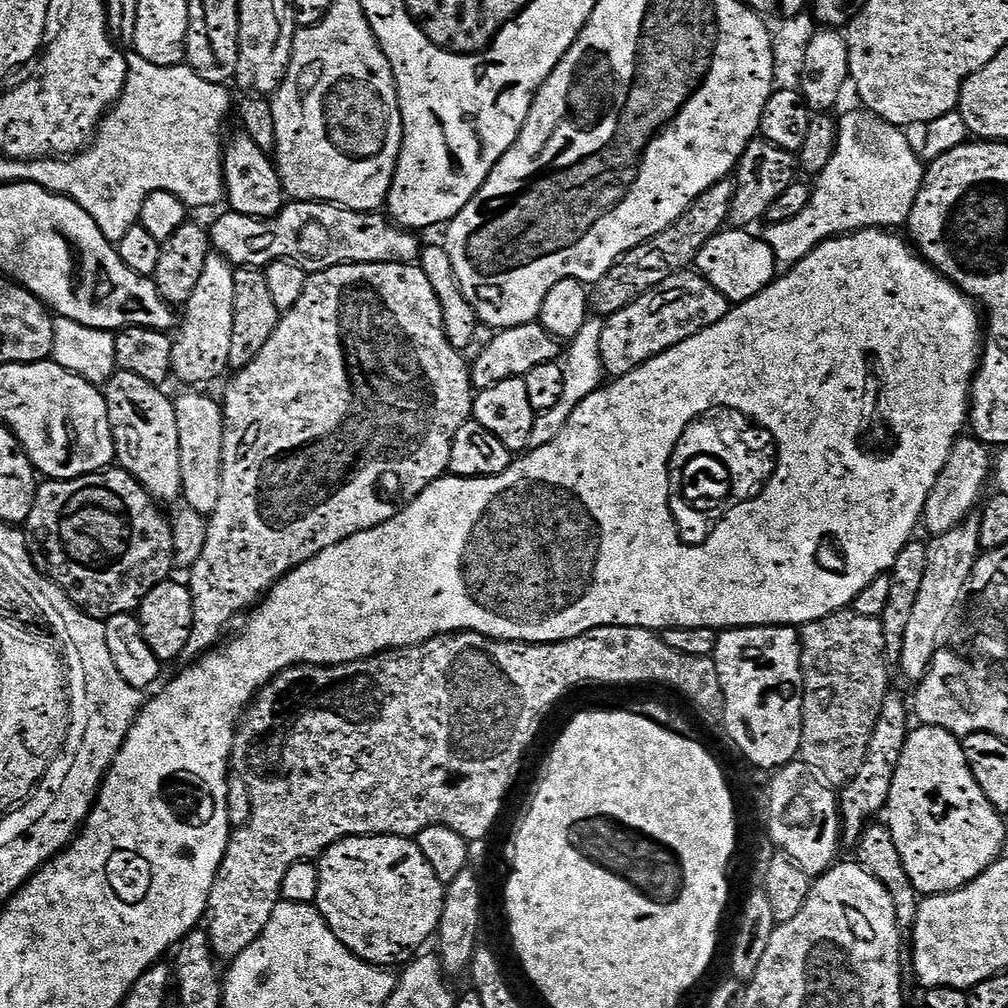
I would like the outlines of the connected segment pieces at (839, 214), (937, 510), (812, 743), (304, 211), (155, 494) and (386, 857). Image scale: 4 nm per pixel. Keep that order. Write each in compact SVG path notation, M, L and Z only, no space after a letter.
M865 108L850 110L837 117L836 147L825 168L817 175L810 202L805 210L788 222L771 224L762 234L775 252L777 269L785 272L793 268L824 240L859 232L864 228L894 230L903 227L917 200L926 171L925 163L908 143L899 125L886 122L881 116Z
M972 434L961 435L960 439L954 442L950 458L946 458L946 466L942 466L938 482L934 482L934 490L930 490L926 498L922 524L923 527L928 527L929 537L941 536L954 530L954 526L969 519L977 511L982 500L980 495L983 494L988 480L990 484L990 477L994 472L994 456L988 452L991 452L989 445L977 440Z
M851 610L832 612L826 618L803 625L800 634L800 665L804 675L804 713L802 714L802 742L799 759L822 783L839 790L858 774L868 753L882 702L890 695L886 658L886 638L883 623L877 618L862 618Z
M288 202L277 216L259 220L246 214L225 211L225 216L210 224L210 244L236 268L265 269L275 260L293 260L311 274L339 264L411 264L419 261L422 243L415 231L401 228L380 212L355 212L339 204Z
M121 372L112 373L102 391L108 403L110 426L114 434L116 447L115 463L131 474L140 485L147 489L151 499L157 502L164 500L181 499L180 487L182 486L182 466L178 458L178 418L176 417L175 403L157 385L146 382L146 378L138 378L138 374Z
M348 836L327 848L319 857L320 881L315 908L334 930L338 942L368 964L377 966L403 965L428 939L437 935L445 884L434 874L430 862L418 850L415 839L407 836Z

